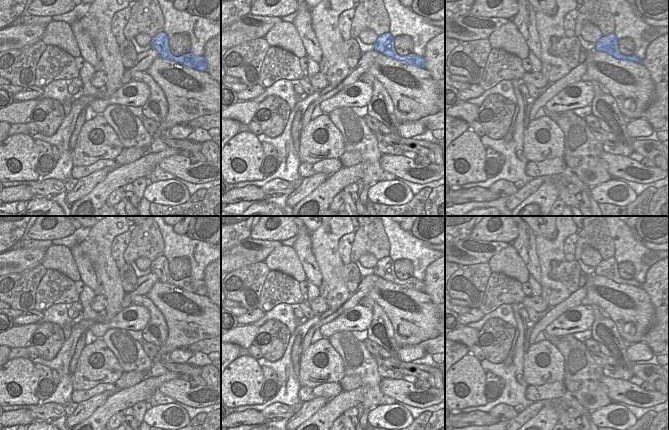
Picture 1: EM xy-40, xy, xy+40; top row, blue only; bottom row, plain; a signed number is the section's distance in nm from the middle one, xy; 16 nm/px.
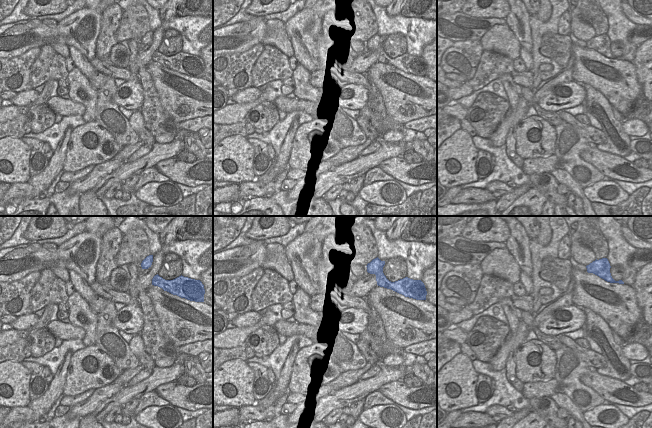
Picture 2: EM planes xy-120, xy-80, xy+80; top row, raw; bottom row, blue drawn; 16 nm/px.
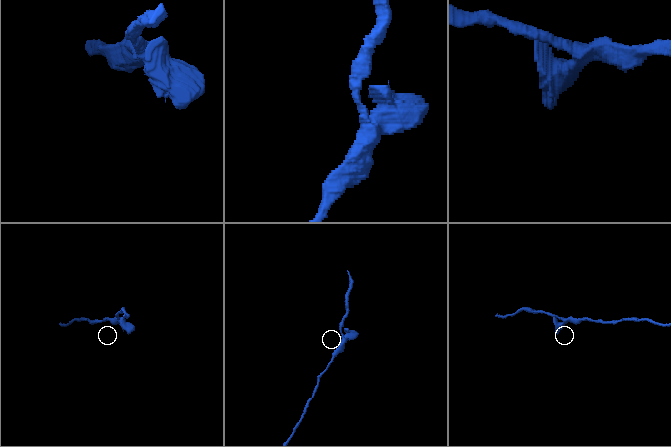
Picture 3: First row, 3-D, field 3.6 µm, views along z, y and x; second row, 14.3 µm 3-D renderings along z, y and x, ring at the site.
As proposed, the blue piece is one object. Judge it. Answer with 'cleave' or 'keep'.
keep

